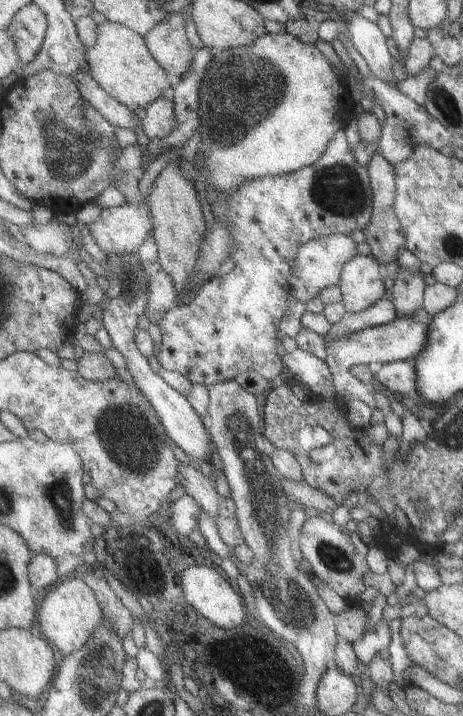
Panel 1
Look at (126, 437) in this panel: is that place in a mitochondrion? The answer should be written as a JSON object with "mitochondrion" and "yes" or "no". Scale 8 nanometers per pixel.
{"mitochondrion":"yes"}

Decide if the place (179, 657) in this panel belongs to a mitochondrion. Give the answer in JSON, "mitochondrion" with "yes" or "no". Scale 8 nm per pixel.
{"mitochondrion":"no"}

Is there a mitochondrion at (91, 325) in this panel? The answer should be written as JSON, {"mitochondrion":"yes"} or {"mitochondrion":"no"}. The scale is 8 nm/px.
{"mitochondrion":"no"}

